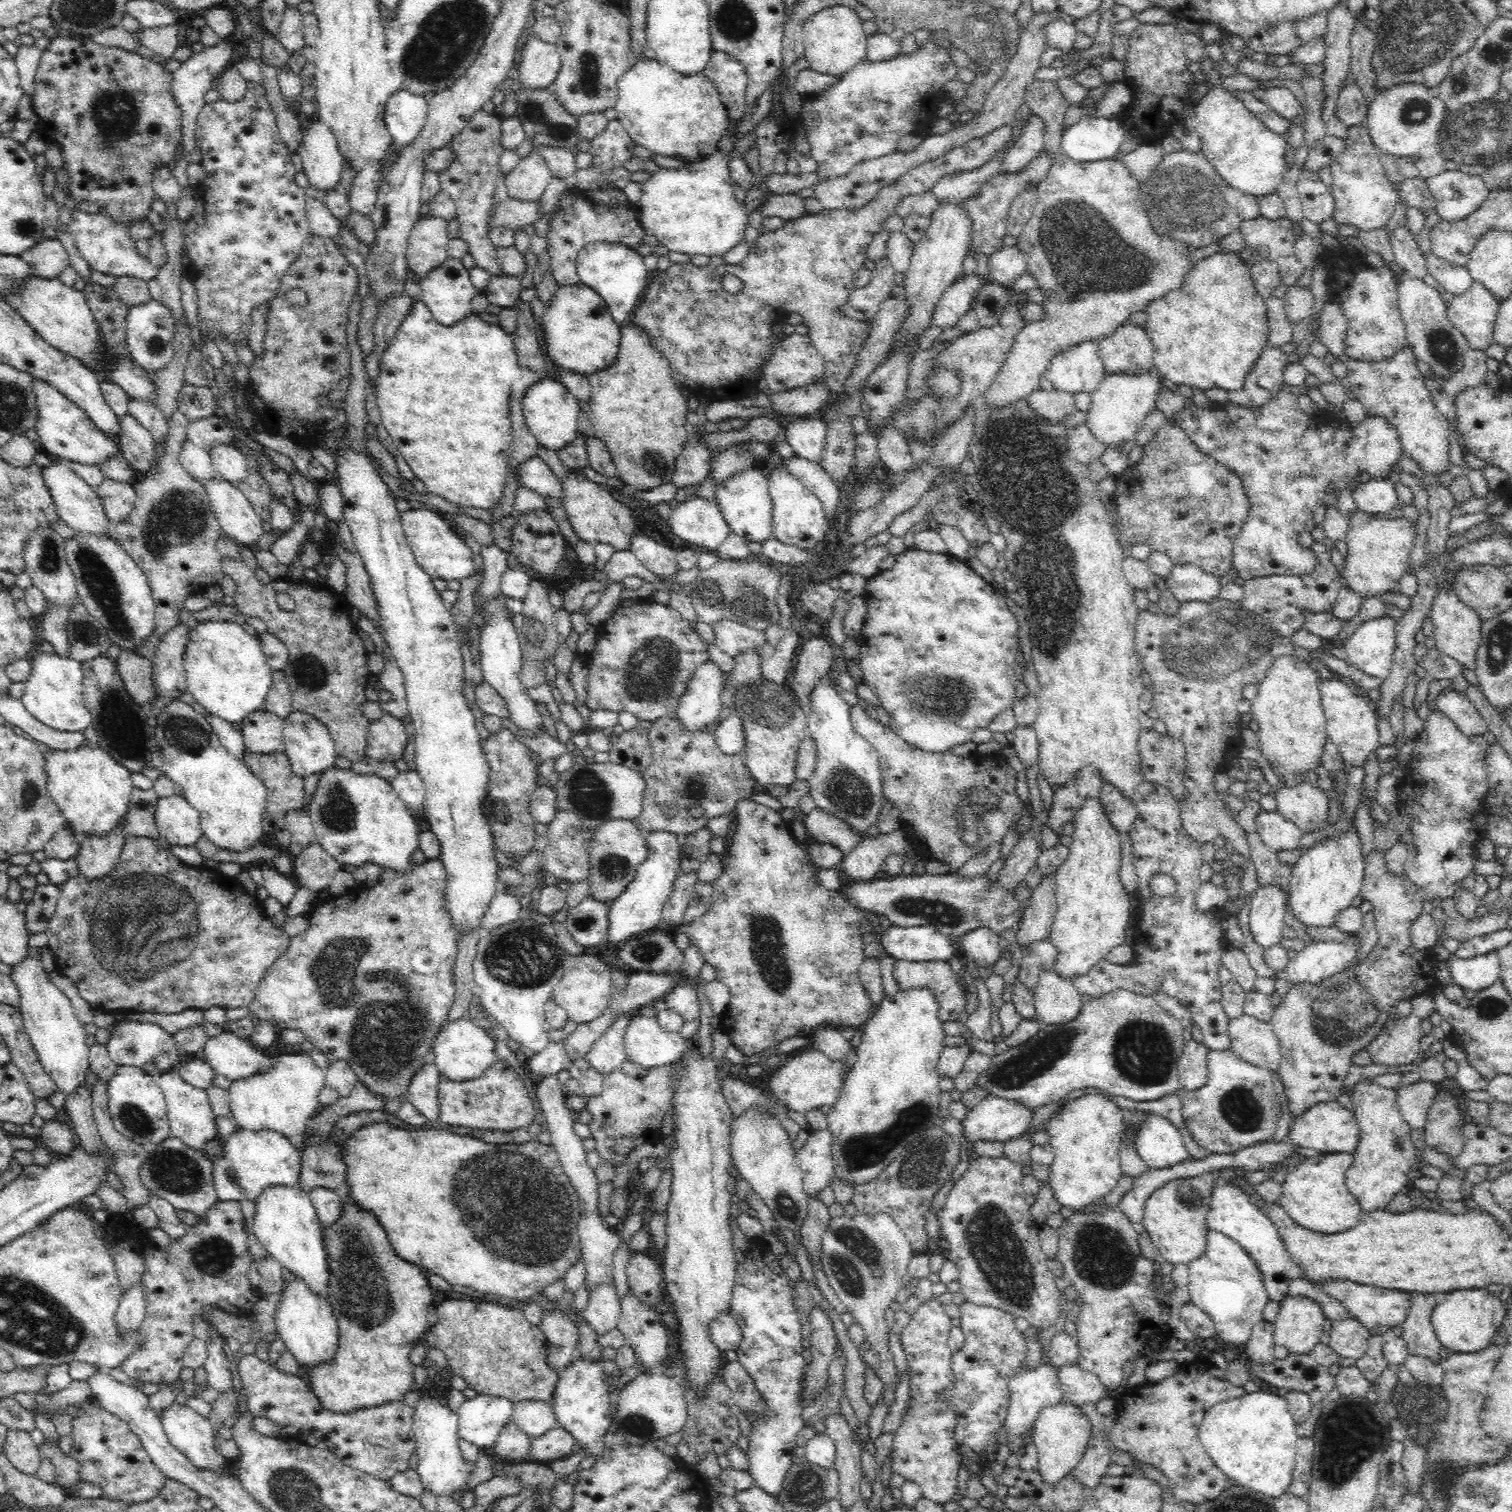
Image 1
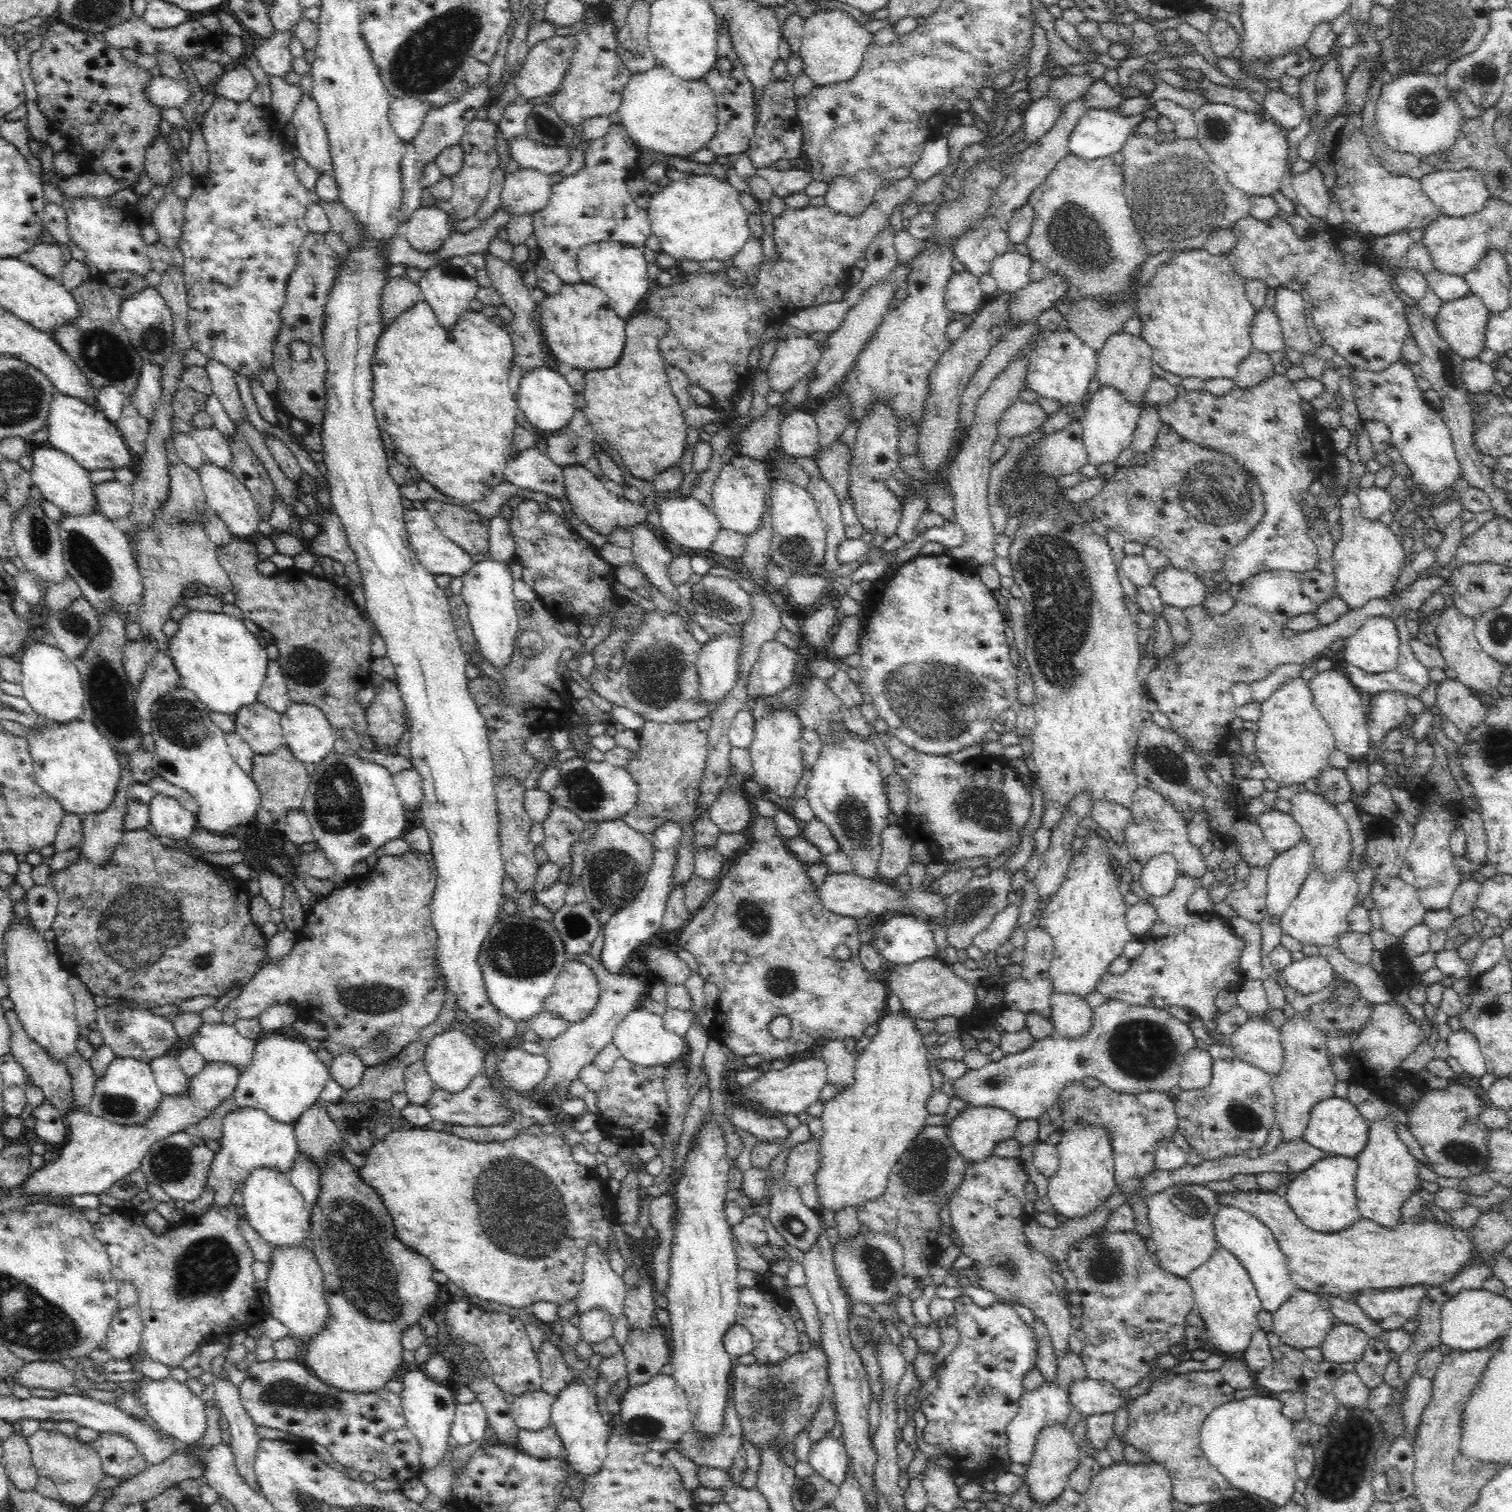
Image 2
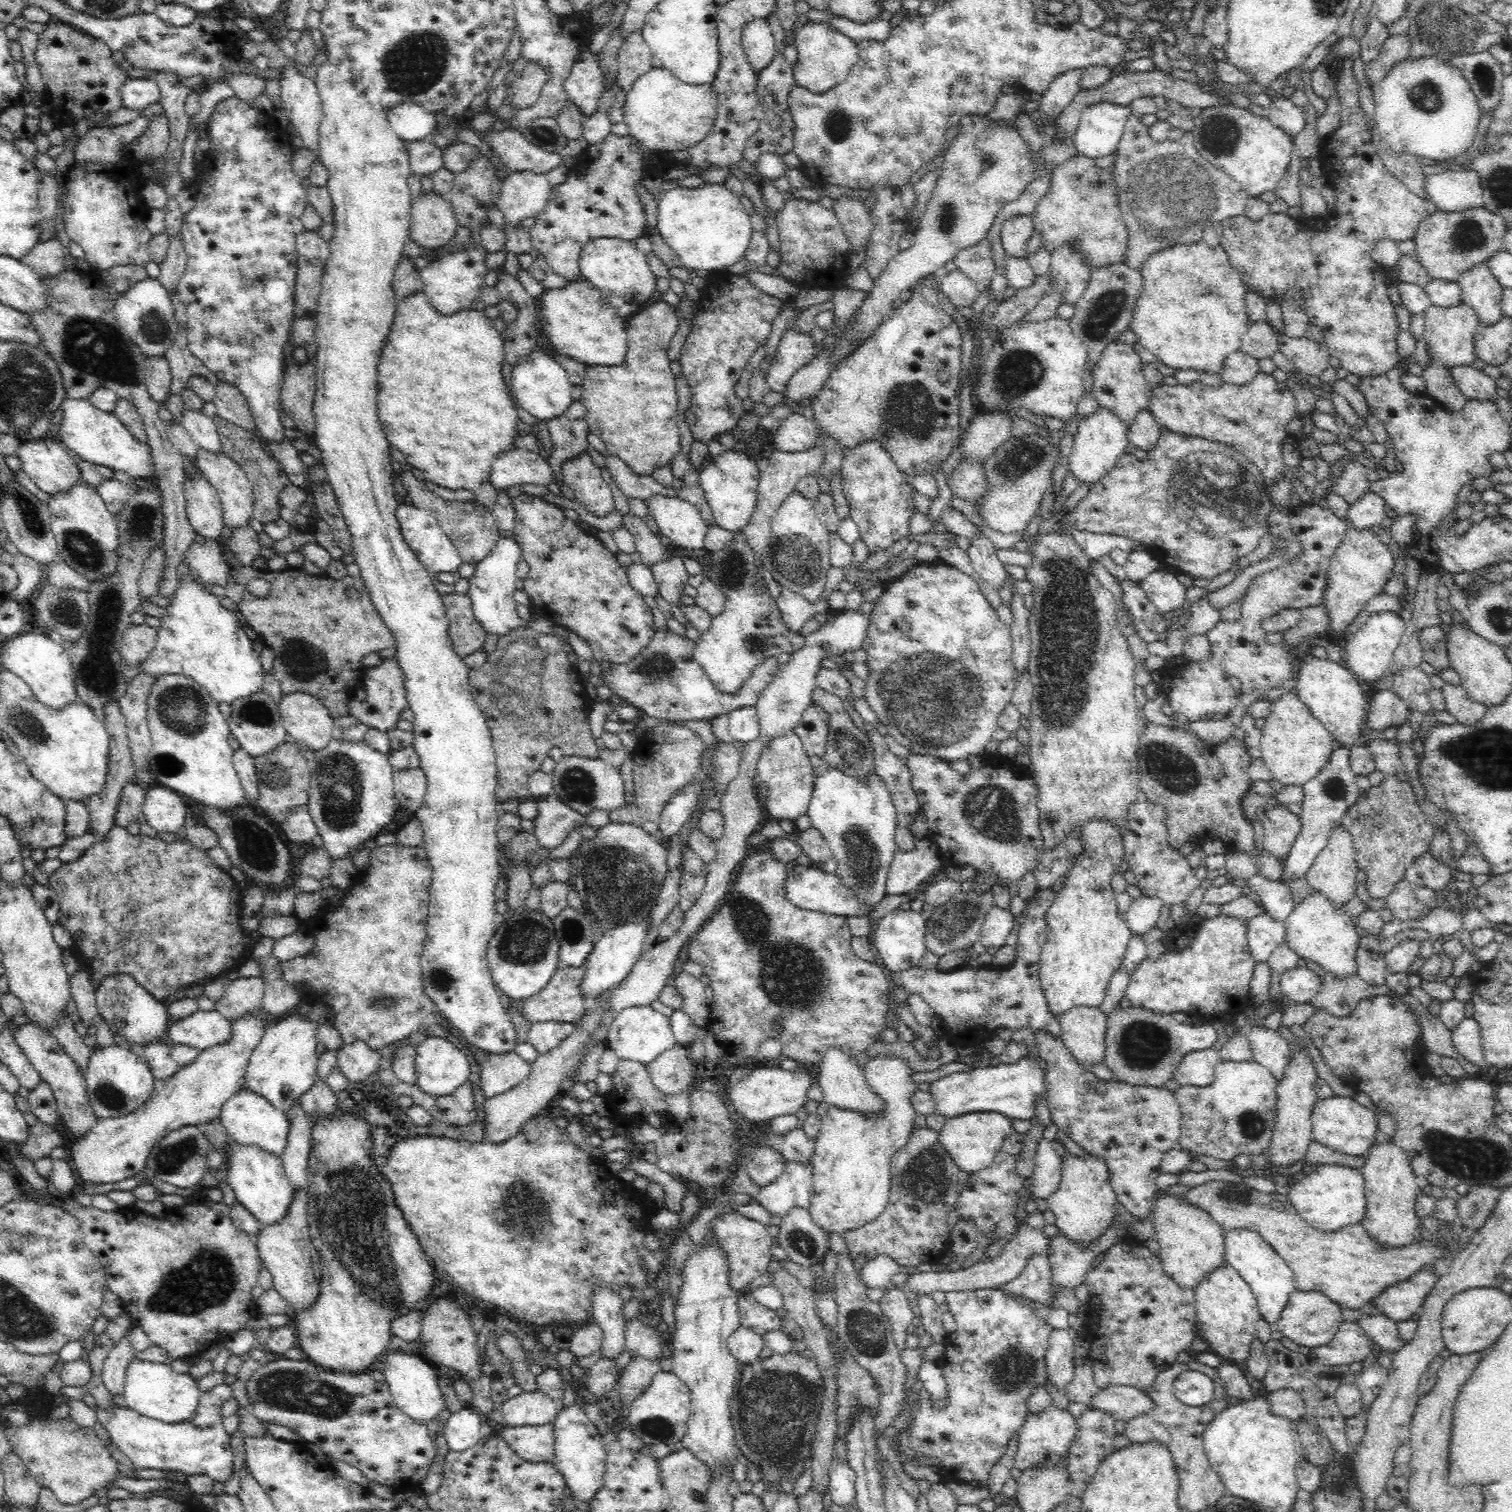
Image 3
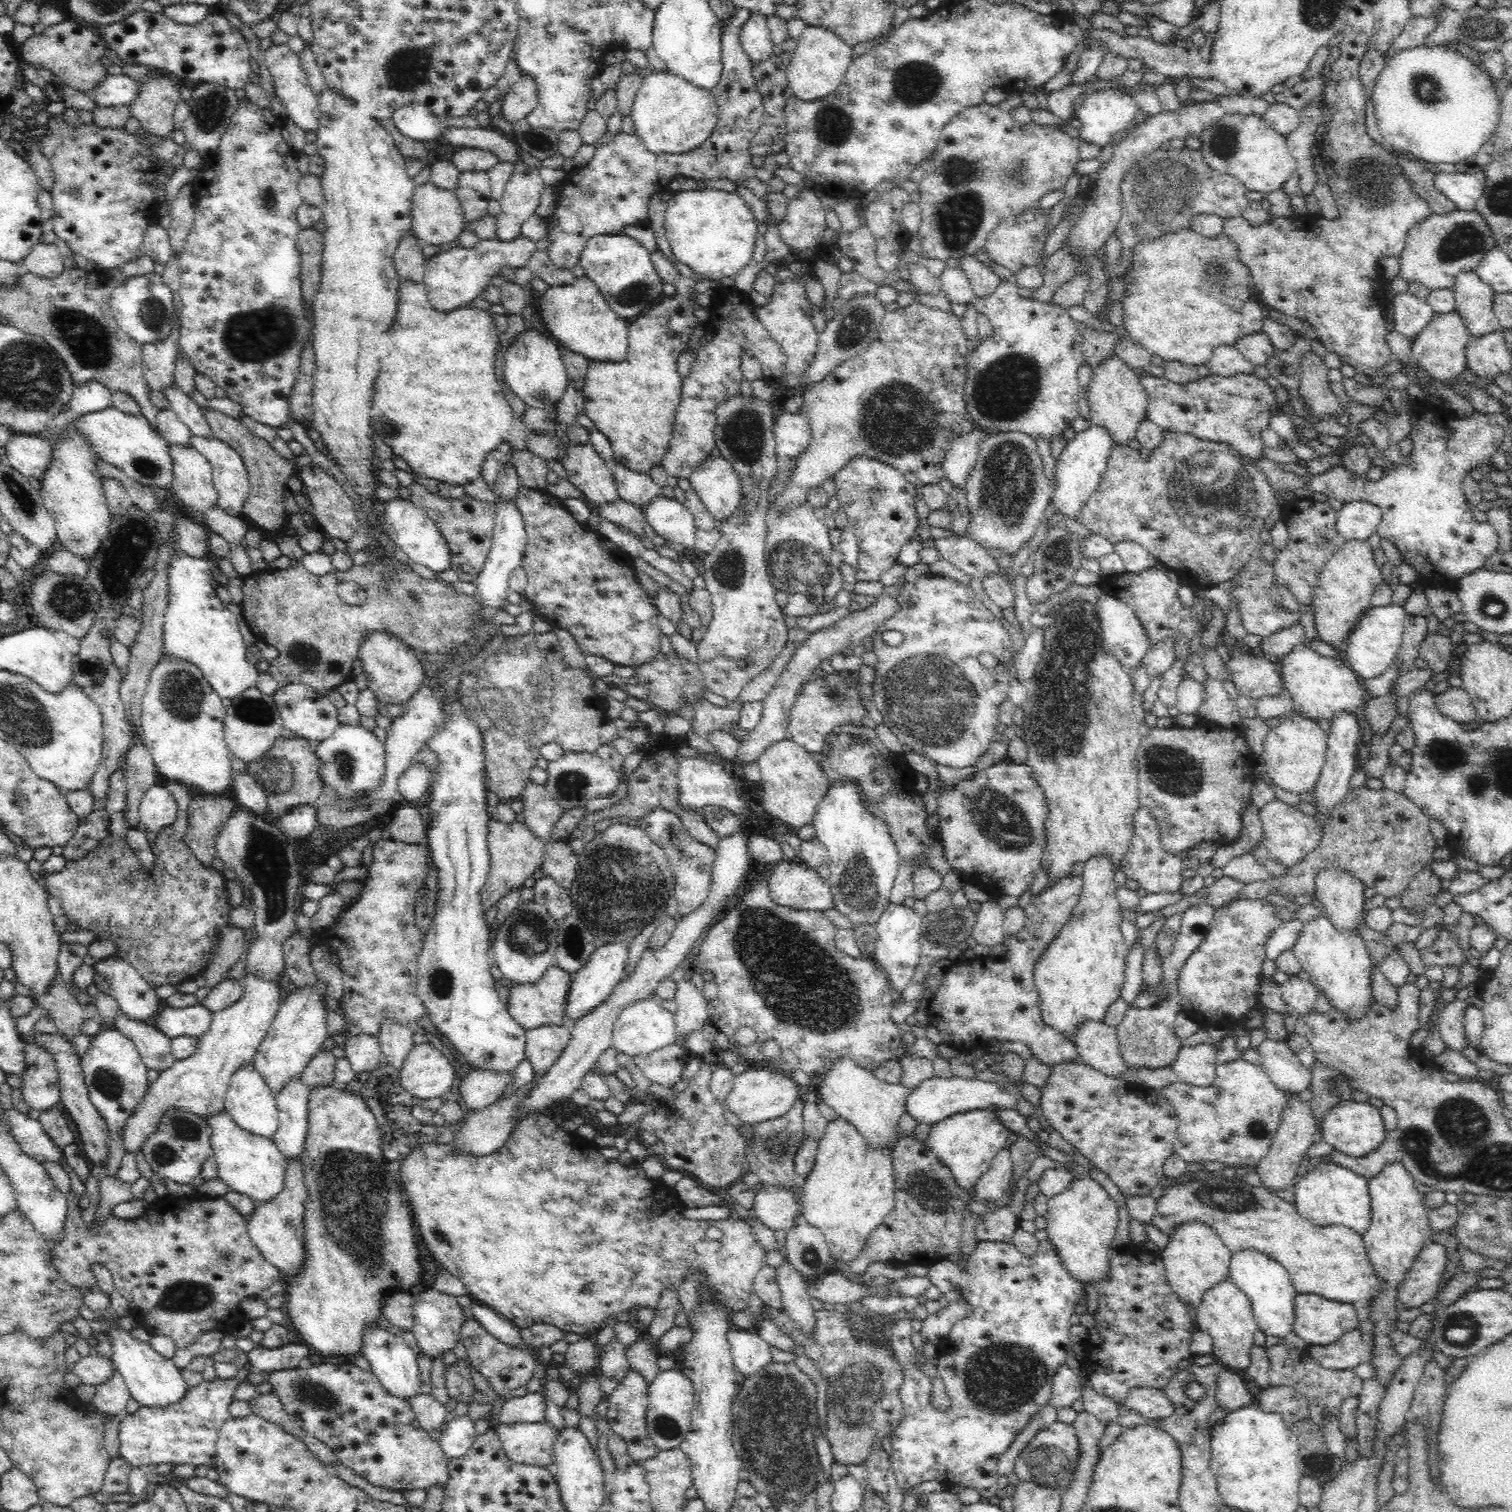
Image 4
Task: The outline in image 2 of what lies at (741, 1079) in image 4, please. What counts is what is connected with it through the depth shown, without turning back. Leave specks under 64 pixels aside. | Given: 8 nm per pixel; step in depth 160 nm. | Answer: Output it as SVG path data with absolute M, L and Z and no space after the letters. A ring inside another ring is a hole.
M804 1058L798 1062L791 1062L783 1070L762 1067L763 1074L754 1082L741 1088L744 1101L748 1104L758 1104L766 1108L770 1114L793 1114L807 1112L812 1103L820 1101L822 1088L828 1083L826 1063L820 1058Z

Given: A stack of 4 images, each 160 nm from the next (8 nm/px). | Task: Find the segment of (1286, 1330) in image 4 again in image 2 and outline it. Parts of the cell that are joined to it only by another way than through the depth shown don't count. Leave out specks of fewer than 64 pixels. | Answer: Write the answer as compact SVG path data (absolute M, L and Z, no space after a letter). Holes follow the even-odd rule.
M1222 1203L1213 1216L1212 1224L1218 1244L1234 1253L1246 1267L1264 1310L1270 1313L1276 1312L1289 1296L1298 1292L1299 1288L1292 1282L1287 1269L1286 1255L1281 1251L1272 1229L1262 1223L1258 1217L1234 1205Z

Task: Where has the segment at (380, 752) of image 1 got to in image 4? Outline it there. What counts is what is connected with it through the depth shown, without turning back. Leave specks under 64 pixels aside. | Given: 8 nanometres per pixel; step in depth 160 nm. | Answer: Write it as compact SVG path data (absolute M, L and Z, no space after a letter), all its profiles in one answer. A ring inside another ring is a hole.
M372 632L372 635L364 640L358 658L362 661L363 675L368 680L368 689L372 690L378 704L404 705L420 689L424 675L414 650L383 632Z

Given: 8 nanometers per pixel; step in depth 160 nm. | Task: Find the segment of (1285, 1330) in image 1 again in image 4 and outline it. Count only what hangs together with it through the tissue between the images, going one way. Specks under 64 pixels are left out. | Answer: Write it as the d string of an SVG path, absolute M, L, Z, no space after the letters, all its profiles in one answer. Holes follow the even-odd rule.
M1300 1293L1294 1297L1292 1331L1307 1345L1330 1344L1343 1332L1354 1327L1358 1328L1358 1319L1356 1308L1352 1304L1328 1300L1314 1293Z

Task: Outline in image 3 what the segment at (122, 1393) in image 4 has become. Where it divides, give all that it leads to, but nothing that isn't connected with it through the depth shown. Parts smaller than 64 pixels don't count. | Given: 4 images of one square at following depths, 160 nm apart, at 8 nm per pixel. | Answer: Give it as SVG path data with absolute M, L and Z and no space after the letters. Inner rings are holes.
M130 1330L124 1331L123 1335L113 1342L104 1360L102 1379L110 1395L120 1394L120 1392L124 1394L125 1377L135 1358L136 1351L128 1340L128 1334Z

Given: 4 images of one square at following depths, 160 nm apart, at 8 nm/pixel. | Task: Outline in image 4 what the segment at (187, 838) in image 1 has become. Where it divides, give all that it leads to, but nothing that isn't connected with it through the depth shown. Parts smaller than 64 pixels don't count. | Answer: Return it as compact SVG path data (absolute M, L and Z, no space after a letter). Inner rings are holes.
M162 784L151 786L139 804L139 822L148 832L159 833L177 818L178 803L174 795Z

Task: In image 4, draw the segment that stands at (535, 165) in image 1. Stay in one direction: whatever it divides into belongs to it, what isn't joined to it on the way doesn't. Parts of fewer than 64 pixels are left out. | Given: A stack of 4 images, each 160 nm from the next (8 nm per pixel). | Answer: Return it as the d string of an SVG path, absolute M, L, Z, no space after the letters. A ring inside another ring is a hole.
M523 161L514 165L513 173L505 184L499 201L500 214L494 216L498 239L513 241L518 238L521 224L536 214L541 202L542 190L547 186L538 169Z

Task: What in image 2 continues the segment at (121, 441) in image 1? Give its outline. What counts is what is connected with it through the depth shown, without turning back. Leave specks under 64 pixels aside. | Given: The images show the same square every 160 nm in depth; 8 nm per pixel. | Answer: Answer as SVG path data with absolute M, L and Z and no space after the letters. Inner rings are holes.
M129 400L123 405L120 419L114 423L115 428L122 436L124 445L136 460L145 452L145 442L149 432L149 420L144 419L138 411L130 405Z

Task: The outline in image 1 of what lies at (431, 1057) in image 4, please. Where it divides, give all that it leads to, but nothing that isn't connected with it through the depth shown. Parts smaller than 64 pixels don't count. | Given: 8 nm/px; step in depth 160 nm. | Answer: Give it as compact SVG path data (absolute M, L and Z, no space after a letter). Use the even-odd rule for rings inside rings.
M458 1018L447 1022L432 1046L434 1063L440 1074L454 1081L472 1080L480 1076L496 1060L494 1036L474 1024L474 1018Z

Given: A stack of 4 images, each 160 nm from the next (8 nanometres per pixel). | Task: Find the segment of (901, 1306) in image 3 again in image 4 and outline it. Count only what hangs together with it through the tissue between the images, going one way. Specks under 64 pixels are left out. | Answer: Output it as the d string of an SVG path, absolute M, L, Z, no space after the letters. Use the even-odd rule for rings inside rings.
M1050 1239L1039 1242L1034 1258L1022 1256L1011 1242L980 1241L968 1258L968 1266L966 1272L962 1272L950 1258L946 1258L932 1264L927 1274L942 1293L959 1287L962 1291L960 1299L967 1306L967 1313L952 1325L946 1337L946 1346L950 1346L950 1351L938 1356L938 1371L951 1399L950 1411L934 1411L928 1405L932 1382L917 1365L916 1351L909 1340L913 1333L910 1320L895 1321L892 1328L890 1345L904 1369L904 1382L899 1392L902 1420L889 1438L892 1445L889 1455L896 1482L903 1489L910 1489L926 1480L941 1484L950 1482L973 1488L982 1500L988 1501L996 1496L999 1488L996 1480L999 1477L997 1460L1000 1455L1038 1408L1048 1404L1051 1398L1056 1368L1066 1362L1068 1350L1072 1348L1069 1320L1086 1292L1082 1281L1062 1263L1060 1253Z

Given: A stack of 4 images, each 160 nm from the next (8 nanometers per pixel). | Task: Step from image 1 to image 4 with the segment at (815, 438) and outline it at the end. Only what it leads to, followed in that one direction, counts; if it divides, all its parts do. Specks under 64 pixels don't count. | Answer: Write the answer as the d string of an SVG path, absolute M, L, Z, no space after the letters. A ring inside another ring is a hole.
M800 412L777 414L773 430L776 438L776 455L785 460L796 460L808 450L812 441L808 419Z

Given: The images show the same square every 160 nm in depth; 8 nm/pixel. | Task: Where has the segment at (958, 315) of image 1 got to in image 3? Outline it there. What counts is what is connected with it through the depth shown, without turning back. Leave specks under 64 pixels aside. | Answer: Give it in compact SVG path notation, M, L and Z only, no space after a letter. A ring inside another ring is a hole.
M960 269L950 271L940 282L939 288L945 297L957 308L972 306L980 290L976 282Z

